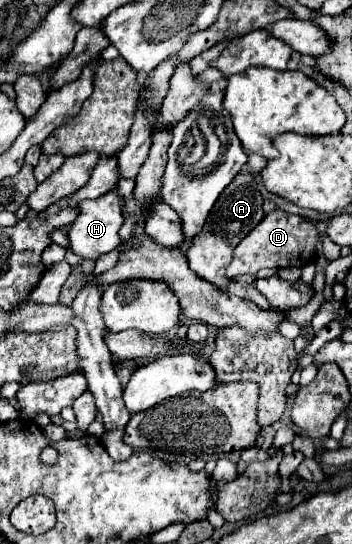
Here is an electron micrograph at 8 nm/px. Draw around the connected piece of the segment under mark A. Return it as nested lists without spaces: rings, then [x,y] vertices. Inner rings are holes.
[[[241,172],[233,178],[231,186],[223,190],[223,198],[215,202],[215,210],[211,210],[203,230],[191,238],[187,248],[187,260],[195,274],[199,274],[203,280],[227,288],[231,284],[229,278],[225,278],[223,268],[227,268],[227,262],[231,262],[231,254],[235,246],[265,218],[263,212],[263,196],[259,192],[259,186],[251,172]]]

